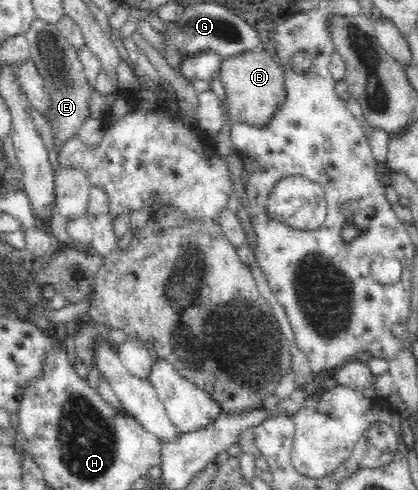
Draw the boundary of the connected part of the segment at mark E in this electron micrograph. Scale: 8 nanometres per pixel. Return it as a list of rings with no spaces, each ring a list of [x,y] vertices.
[[[35,18],[26,31],[25,37],[29,56],[34,59],[43,80],[45,106],[41,113],[47,119],[49,129],[51,129],[53,145],[55,145],[55,153],[58,153],[57,160],[60,165],[62,149],[78,137],[79,129],[91,115],[89,100],[94,90],[85,76],[85,69],[76,52],[77,47],[59,31],[56,23],[47,23]]]

